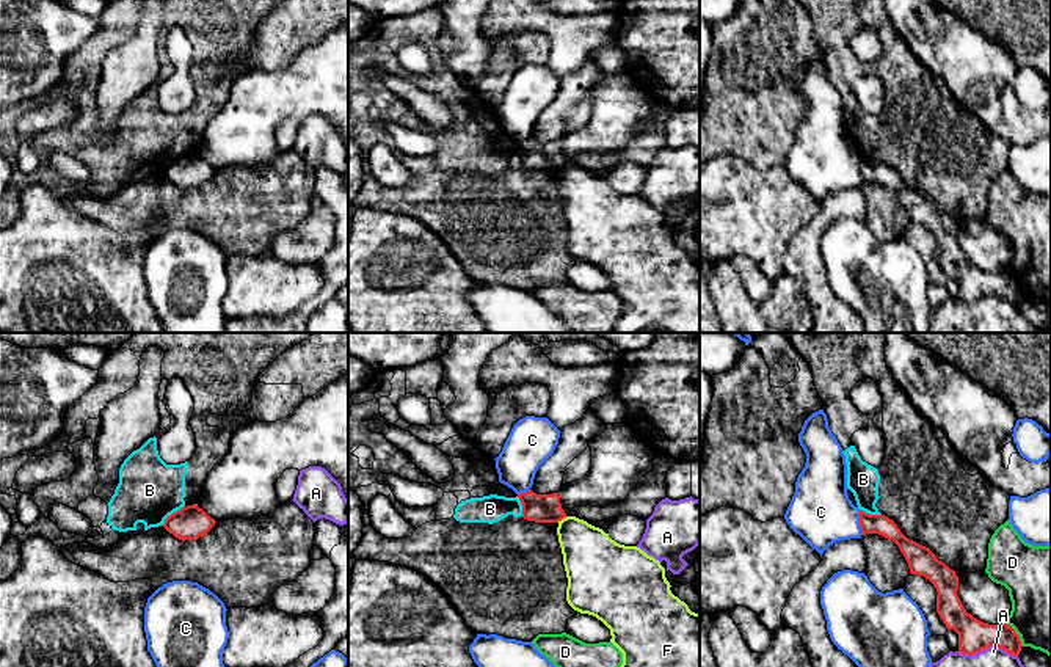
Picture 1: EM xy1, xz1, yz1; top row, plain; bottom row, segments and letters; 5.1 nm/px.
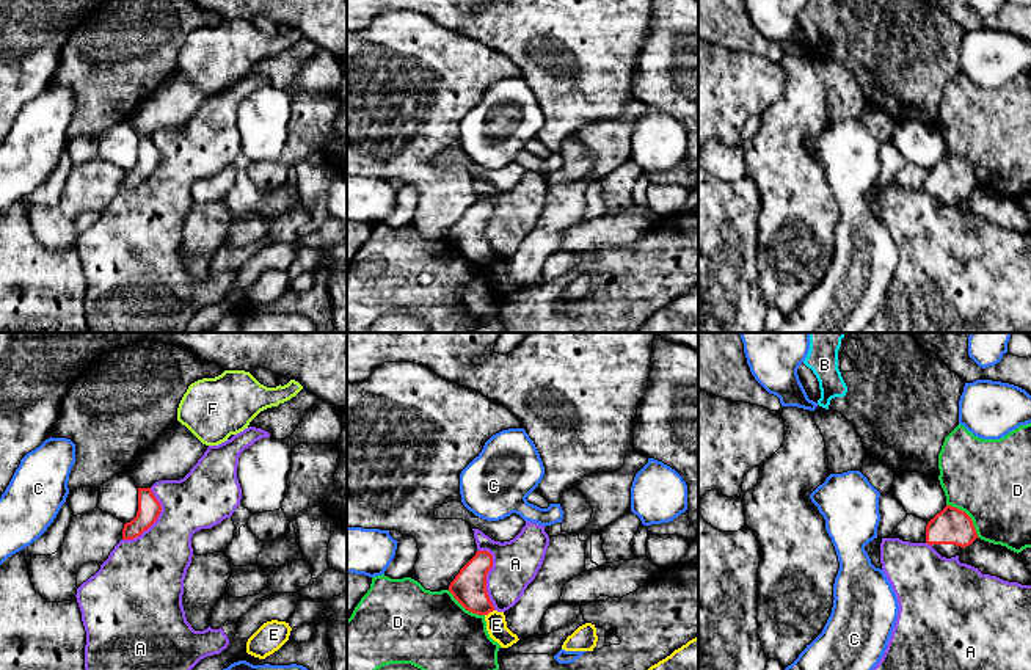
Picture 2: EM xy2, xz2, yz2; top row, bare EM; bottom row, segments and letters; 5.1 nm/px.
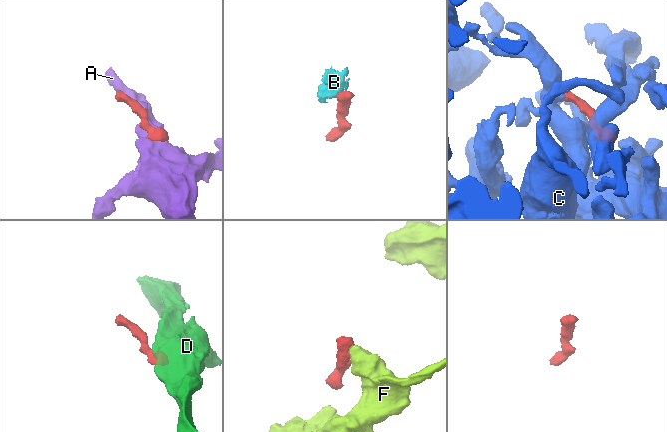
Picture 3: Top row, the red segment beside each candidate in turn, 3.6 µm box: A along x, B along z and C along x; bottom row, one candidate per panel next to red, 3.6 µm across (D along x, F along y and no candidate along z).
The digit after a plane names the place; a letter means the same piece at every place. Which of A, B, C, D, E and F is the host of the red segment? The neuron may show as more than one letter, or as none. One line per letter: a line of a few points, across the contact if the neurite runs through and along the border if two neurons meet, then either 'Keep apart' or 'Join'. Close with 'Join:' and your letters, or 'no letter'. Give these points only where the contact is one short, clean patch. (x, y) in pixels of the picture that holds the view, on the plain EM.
A: Keep apart
B: Line: xy1 (184, 154), (174, 159), (162, 173). Keep apart
C: Line: yz1 (858, 159), (858, 173), (863, 182). Keep apart
D: Line: yz2 (947, 152), (961, 157), (970, 167), (979, 185). Keep apart
E: Line: xz2 (493, 258), (485, 264). Keep apart
F: Line: xz1 (567, 165), (557, 170). Keep apart
Join: no letter

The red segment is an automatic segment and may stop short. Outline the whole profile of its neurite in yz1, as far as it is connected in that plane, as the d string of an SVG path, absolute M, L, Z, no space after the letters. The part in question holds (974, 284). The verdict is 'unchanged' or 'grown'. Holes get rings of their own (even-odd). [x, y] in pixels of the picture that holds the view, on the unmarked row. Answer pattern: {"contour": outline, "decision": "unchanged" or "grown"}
{"contour": "M860 159L861 182L878 182L893 188L904 202L910 221L924 224L936 237L936 261L947 278L958 282L958 300L976 303L985 297L998 295L1018 304L1021 300L1020 284L1007 272L988 273L963 256L957 239L958 224L926 195L907 187L897 173L885 163L869 163Z", "decision": "unchanged"}

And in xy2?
{"contour": "M138 137L138 160L137 165L124 173L122 188L133 188L148 179L162 160L160 151L155 147L151 137Z", "decision": "unchanged"}

